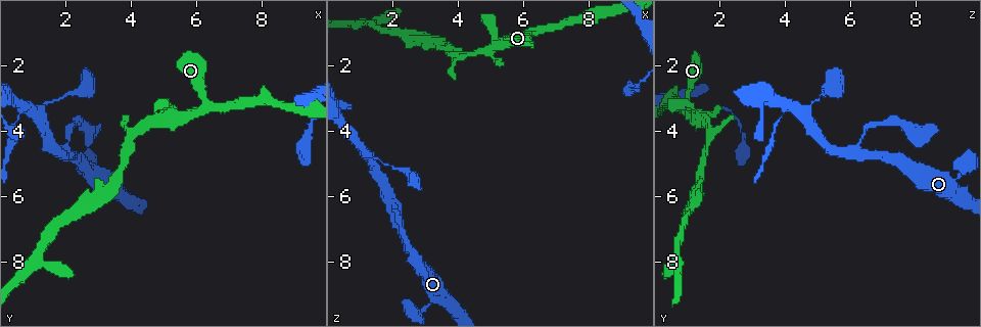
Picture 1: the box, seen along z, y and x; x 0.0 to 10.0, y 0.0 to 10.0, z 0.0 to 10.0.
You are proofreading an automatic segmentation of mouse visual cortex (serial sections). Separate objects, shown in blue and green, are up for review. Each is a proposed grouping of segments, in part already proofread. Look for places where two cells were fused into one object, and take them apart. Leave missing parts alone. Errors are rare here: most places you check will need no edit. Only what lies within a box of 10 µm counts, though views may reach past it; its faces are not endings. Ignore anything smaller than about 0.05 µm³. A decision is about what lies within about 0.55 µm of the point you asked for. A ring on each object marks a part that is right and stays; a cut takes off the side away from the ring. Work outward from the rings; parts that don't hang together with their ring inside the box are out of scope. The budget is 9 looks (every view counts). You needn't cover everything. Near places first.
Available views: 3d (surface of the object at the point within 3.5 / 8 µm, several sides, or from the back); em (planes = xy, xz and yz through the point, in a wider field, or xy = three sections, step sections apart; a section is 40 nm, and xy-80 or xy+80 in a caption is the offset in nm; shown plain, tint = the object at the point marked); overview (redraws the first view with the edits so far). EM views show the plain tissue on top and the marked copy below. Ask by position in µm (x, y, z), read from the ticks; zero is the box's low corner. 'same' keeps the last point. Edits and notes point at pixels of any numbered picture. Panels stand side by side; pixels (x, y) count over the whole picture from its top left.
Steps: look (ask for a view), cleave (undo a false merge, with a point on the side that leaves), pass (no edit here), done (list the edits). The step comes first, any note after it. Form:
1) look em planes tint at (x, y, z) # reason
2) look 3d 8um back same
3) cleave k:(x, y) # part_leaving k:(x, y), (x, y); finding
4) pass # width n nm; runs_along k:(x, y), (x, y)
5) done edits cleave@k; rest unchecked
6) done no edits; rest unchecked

look 3d 3.5um at (2.10, 4.80, 6.30) # small branch off a trunk

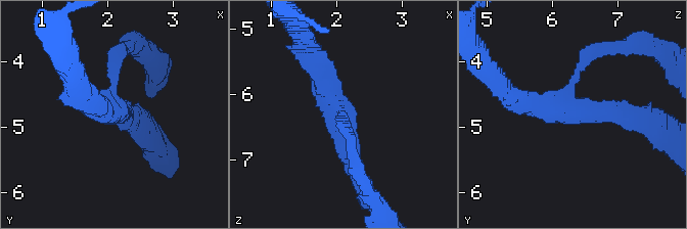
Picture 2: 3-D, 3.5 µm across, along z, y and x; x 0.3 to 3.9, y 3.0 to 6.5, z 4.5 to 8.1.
look em xy step 3 tint at (2.10, 4.75, 6.35) # arms 3; arm_widths 150, 300, 350 nm

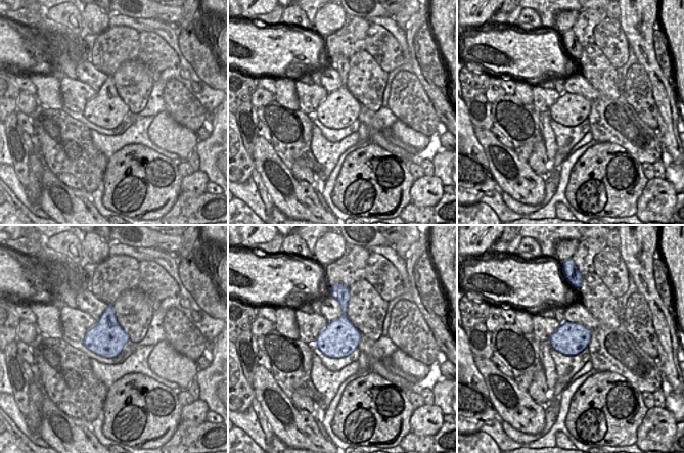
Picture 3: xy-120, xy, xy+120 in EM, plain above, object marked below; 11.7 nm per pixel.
look em planes tint same

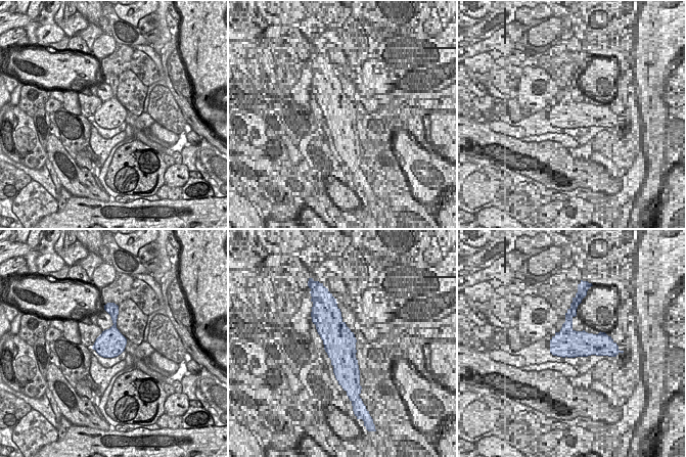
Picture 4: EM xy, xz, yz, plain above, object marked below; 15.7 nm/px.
pass # runs_along 2:(358, 180), (342, 117), (314, 59); one cell here

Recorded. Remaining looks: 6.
look 3d 3.5um at (2.55, 2.60, 5.40) # calibre changes

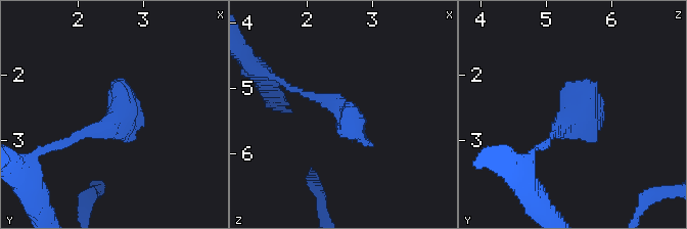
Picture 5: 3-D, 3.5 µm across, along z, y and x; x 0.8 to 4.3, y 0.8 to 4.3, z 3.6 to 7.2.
look em xy step 3 tint at (2.65, 2.60, 5.40) # shape alone is not enough

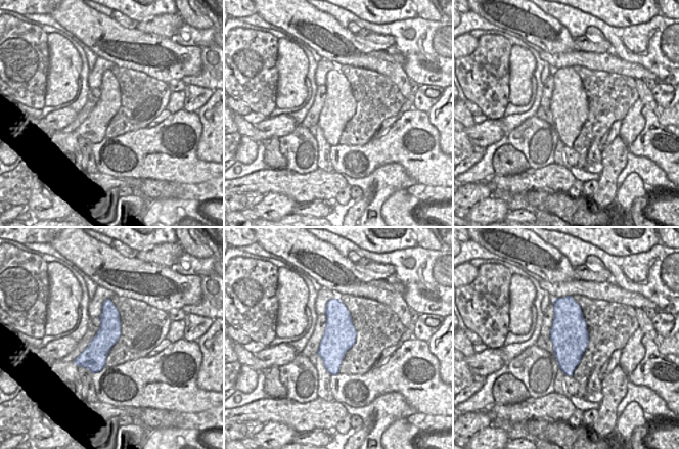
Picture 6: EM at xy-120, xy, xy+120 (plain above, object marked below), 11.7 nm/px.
look em xy step 1 tint same # cut it another way

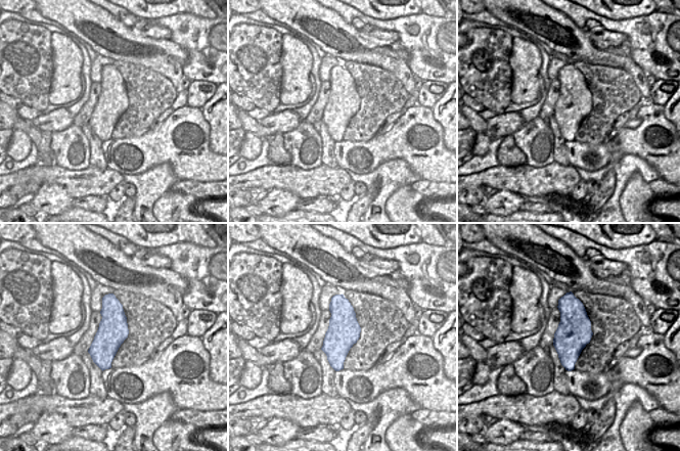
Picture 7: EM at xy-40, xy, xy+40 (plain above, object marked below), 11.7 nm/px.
pass # width 380 nm; runs_along 5:(69, 143), (116, 119), (112, 81); one cell here

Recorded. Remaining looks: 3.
look em xy step 2 tint at (0.65, 3.30, 4.10)

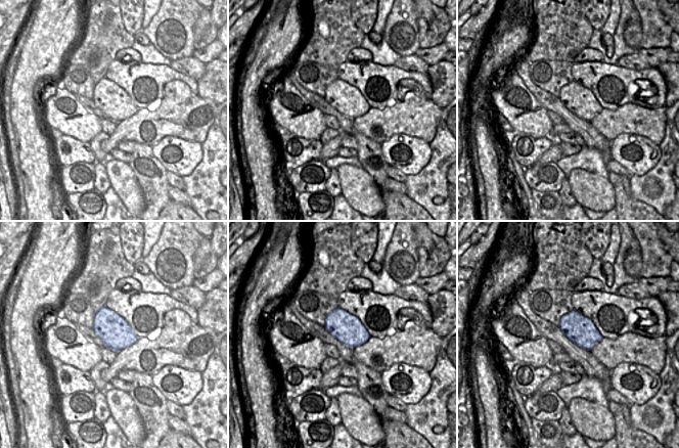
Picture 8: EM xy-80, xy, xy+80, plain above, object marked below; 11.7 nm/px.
look 3d 3.5um same

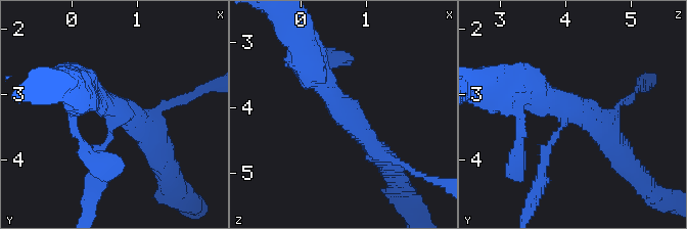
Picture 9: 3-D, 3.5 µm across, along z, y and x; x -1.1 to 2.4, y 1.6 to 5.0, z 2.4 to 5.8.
pass # arm_widths 100, 350, 350 nm; continuous, no second cell

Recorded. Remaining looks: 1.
done no edits; rest unchecked

